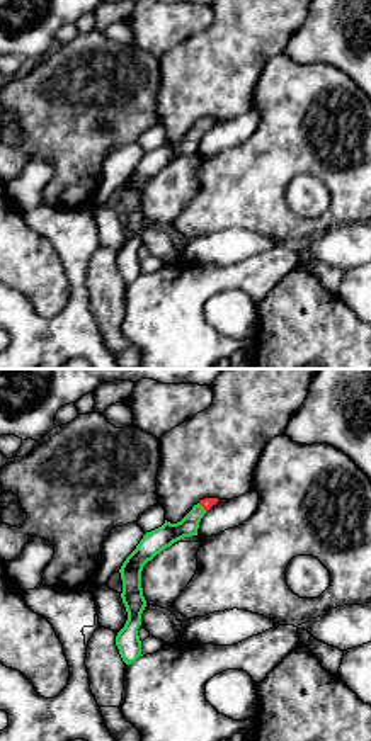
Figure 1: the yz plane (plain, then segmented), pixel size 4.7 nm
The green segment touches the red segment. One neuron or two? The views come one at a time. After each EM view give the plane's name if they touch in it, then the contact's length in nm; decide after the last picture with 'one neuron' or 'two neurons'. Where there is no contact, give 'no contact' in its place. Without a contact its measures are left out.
yz | 60 nm

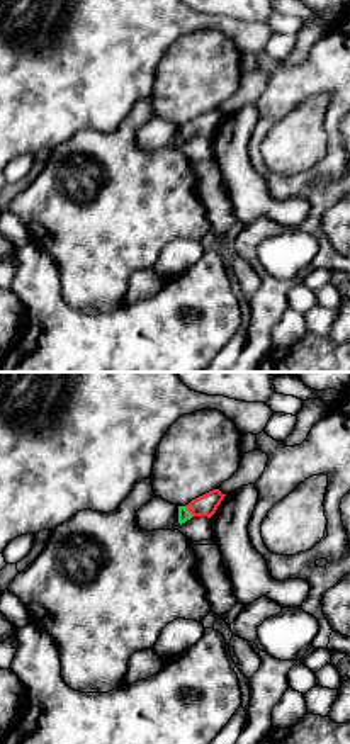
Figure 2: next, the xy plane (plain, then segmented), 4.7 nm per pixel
xy | 70 nm

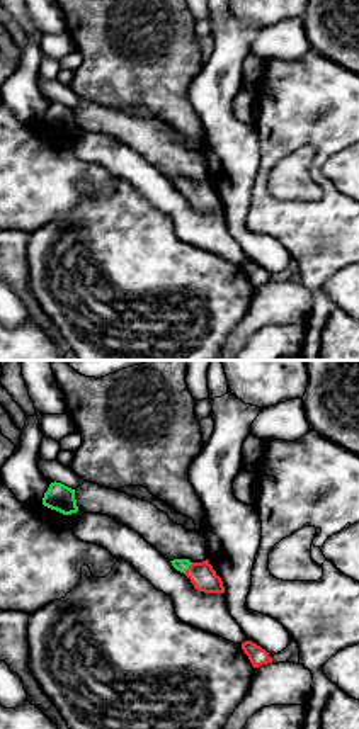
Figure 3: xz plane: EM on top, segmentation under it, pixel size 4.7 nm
xz | 70 nm

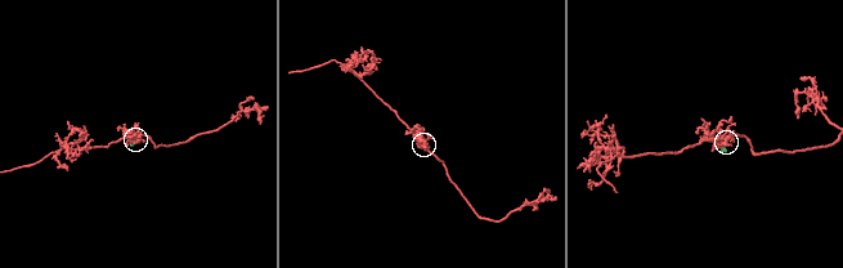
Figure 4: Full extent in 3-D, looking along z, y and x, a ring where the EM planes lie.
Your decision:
one neuron

